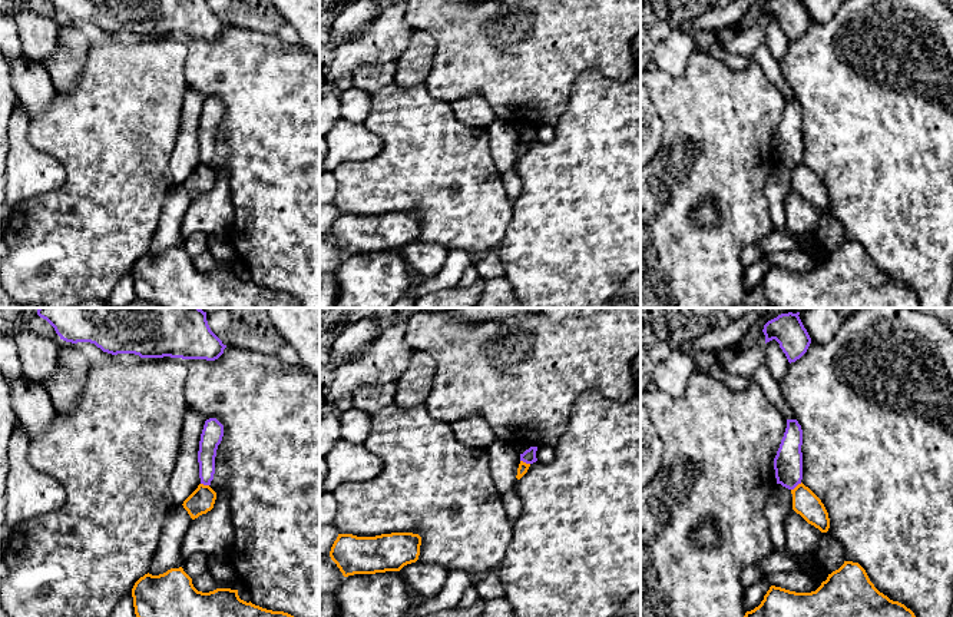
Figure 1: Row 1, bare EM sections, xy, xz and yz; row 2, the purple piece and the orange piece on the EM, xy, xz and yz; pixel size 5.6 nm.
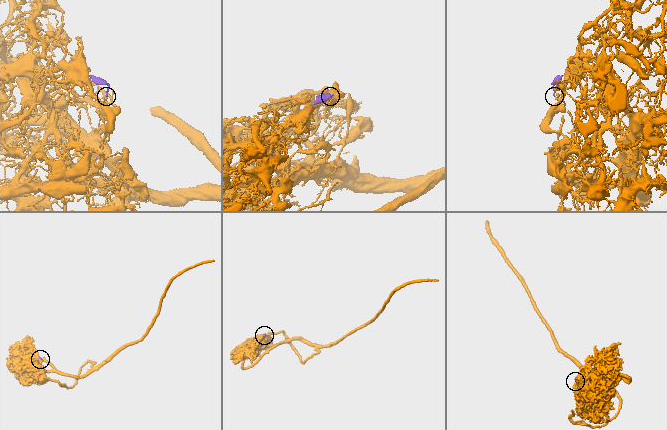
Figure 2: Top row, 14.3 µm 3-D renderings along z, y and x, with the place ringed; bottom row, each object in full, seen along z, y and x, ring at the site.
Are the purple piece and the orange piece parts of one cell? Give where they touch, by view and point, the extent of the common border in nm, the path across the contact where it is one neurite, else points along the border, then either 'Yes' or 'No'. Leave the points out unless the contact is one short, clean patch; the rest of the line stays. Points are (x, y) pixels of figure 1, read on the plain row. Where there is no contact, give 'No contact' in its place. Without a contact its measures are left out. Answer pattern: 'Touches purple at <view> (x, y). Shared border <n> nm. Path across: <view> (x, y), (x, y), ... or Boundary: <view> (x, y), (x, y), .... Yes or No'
Touches purple at yz (796, 165). Shared border 80 nm. Boundary: yz (801, 162), (791, 169). No

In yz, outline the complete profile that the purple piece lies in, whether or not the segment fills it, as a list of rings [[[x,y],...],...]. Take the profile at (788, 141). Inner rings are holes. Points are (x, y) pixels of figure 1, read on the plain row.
[[[787,99],[787,107],[774,137],[777,163],[794,169],[803,159],[803,109],[797,99]]]

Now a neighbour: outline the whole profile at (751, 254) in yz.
[[[748,245],[741,251],[741,263],[744,268],[750,268],[752,263],[758,262],[764,256],[767,255],[755,245]]]

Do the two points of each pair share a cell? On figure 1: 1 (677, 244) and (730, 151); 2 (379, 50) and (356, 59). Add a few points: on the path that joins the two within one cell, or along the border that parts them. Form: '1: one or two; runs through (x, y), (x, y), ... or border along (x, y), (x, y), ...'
1: one; runs through (677, 221), (677, 203), (707, 173)
2: one; runs through (373, 50), (361, 53)

